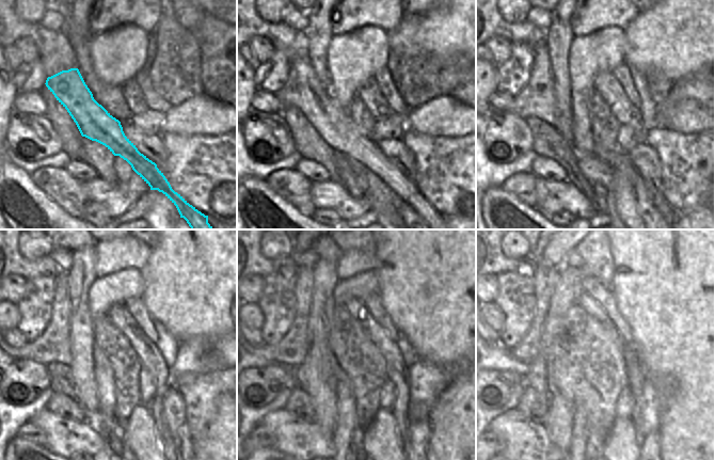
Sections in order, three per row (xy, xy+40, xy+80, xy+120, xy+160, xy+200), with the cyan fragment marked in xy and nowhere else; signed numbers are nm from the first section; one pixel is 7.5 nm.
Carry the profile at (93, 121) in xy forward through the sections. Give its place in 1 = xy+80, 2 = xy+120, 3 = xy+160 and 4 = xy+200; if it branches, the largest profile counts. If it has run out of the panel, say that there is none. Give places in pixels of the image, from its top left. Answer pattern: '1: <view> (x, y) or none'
1: xy+80 (536, 99)
2: xy+120 (52, 346)
3: xy+160 (291, 351)
4: xy+200 (546, 275)

